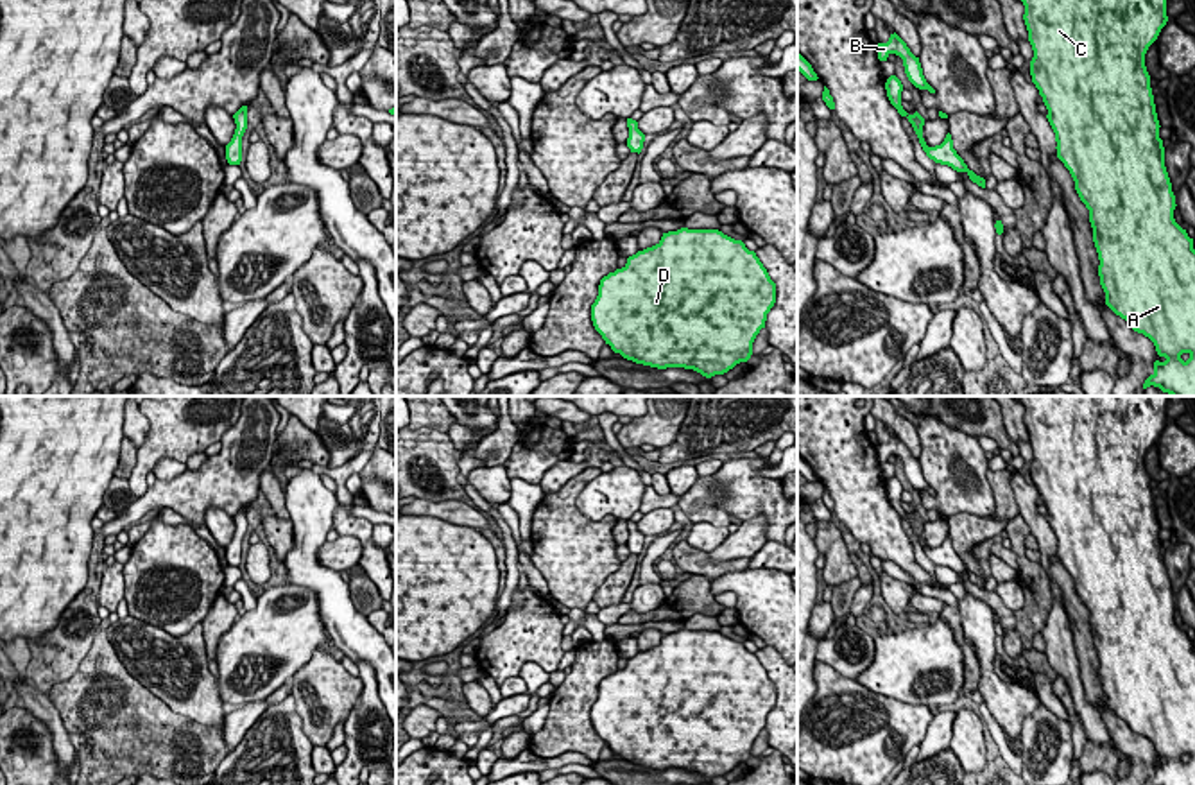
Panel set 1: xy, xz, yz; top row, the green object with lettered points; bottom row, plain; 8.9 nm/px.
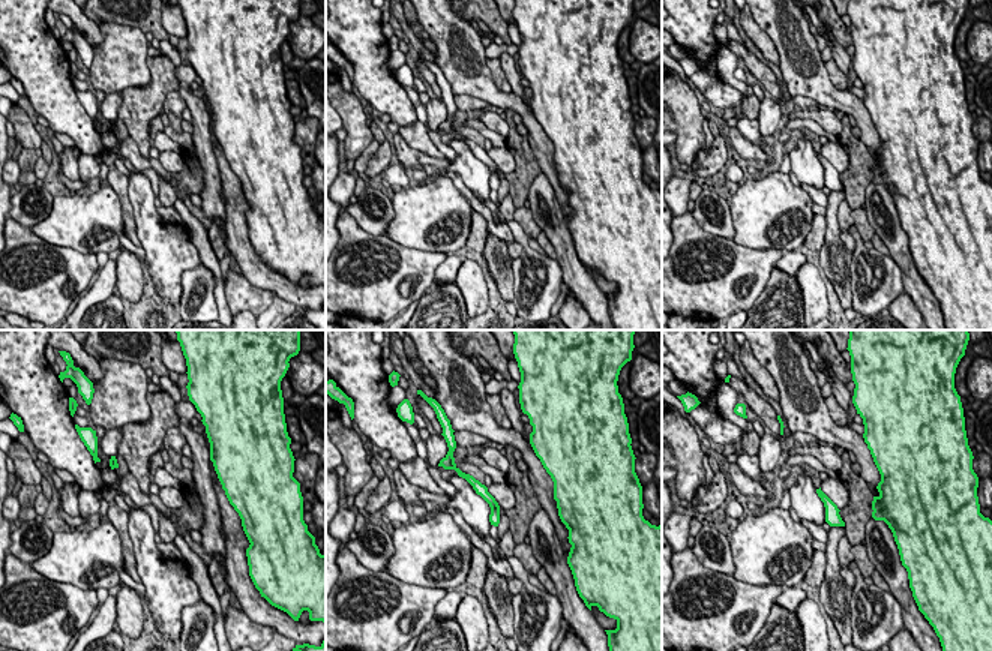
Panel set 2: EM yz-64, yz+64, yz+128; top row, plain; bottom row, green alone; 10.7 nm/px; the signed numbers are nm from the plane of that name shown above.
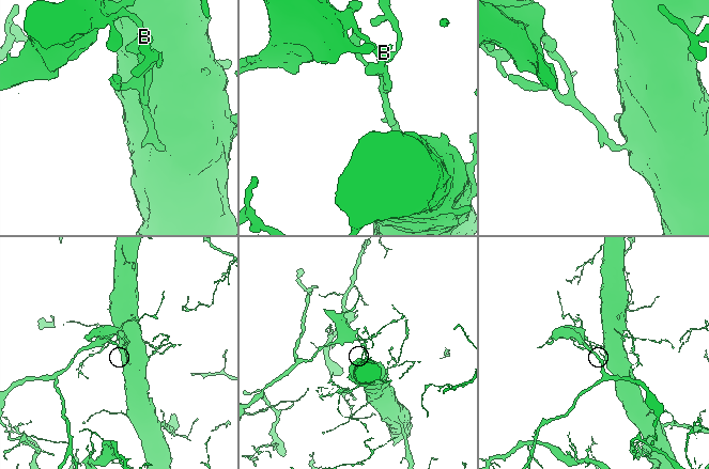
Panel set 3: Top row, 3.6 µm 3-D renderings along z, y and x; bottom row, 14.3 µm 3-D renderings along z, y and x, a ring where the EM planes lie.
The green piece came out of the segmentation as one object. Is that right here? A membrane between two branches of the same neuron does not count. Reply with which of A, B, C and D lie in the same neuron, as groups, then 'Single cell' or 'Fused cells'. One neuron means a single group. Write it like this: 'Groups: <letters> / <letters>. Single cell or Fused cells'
Groups: A C D / B. Fused cells

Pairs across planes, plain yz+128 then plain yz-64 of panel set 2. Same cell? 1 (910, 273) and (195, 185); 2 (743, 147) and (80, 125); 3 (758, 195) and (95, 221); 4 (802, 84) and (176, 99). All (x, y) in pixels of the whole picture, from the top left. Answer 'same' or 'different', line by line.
1: different
2: different
3: same
4: different

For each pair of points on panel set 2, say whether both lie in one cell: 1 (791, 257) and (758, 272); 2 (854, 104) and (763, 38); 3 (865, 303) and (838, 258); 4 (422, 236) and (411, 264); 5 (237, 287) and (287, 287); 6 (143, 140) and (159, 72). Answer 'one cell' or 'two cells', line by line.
1: two cells
2: two cells
3: two cells
4: two cells
5: two cells
6: one cell

